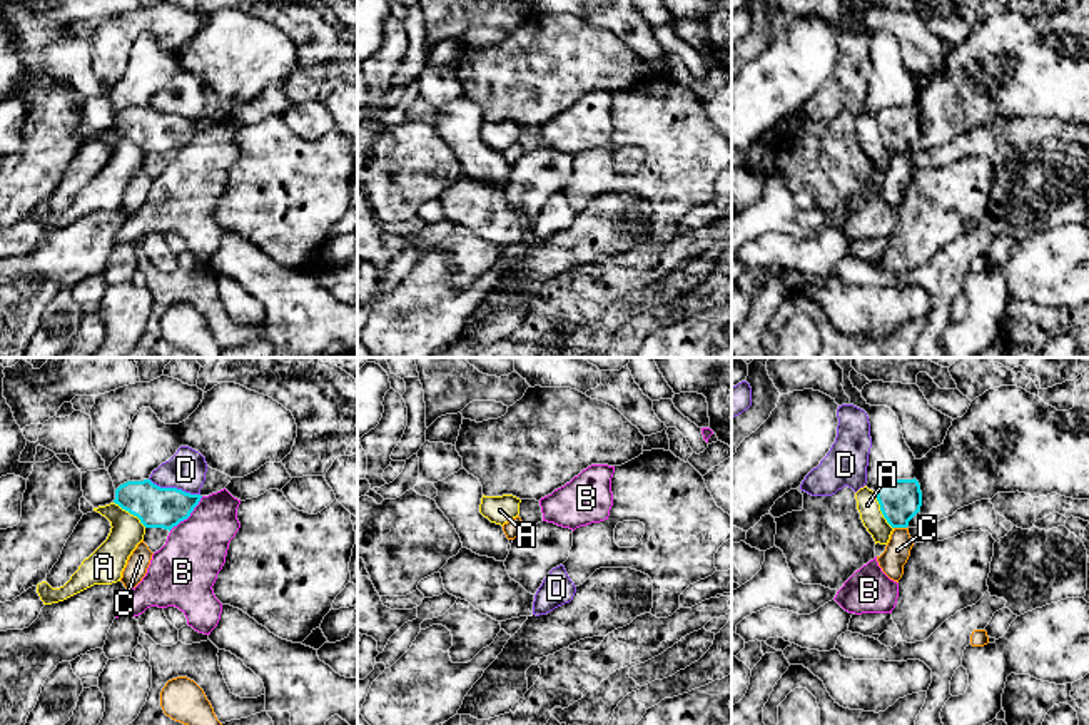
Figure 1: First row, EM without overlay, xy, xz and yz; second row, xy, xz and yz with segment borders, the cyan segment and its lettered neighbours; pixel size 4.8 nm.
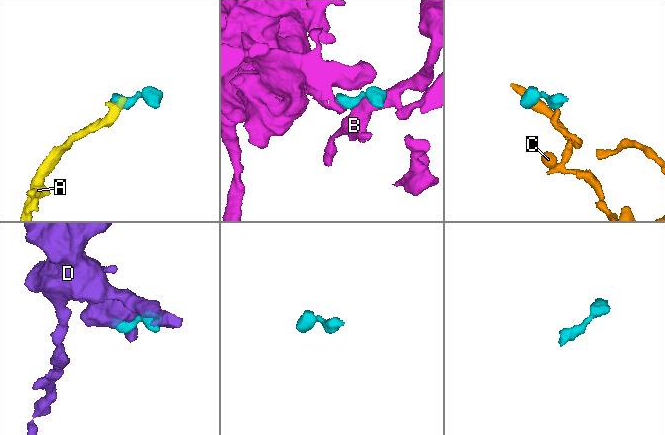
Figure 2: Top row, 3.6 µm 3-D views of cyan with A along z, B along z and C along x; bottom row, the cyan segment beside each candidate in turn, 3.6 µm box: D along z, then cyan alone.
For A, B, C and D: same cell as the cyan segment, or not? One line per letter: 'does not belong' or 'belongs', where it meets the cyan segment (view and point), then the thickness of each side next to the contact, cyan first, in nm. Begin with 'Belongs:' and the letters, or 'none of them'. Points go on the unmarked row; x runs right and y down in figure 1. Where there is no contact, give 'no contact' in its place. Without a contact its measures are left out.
Belongs: none of them
A: does not belong; contact yz (881, 136); calibres 200 and 110 nm
B: does not belong; contact xy (187, 142); calibres 200 and 300 nm
C: does not belong; contact yz (901, 152); calibres 200 and 120 nm
D: does not belong; contact xy (174, 114); calibres 200 and 190 nm

